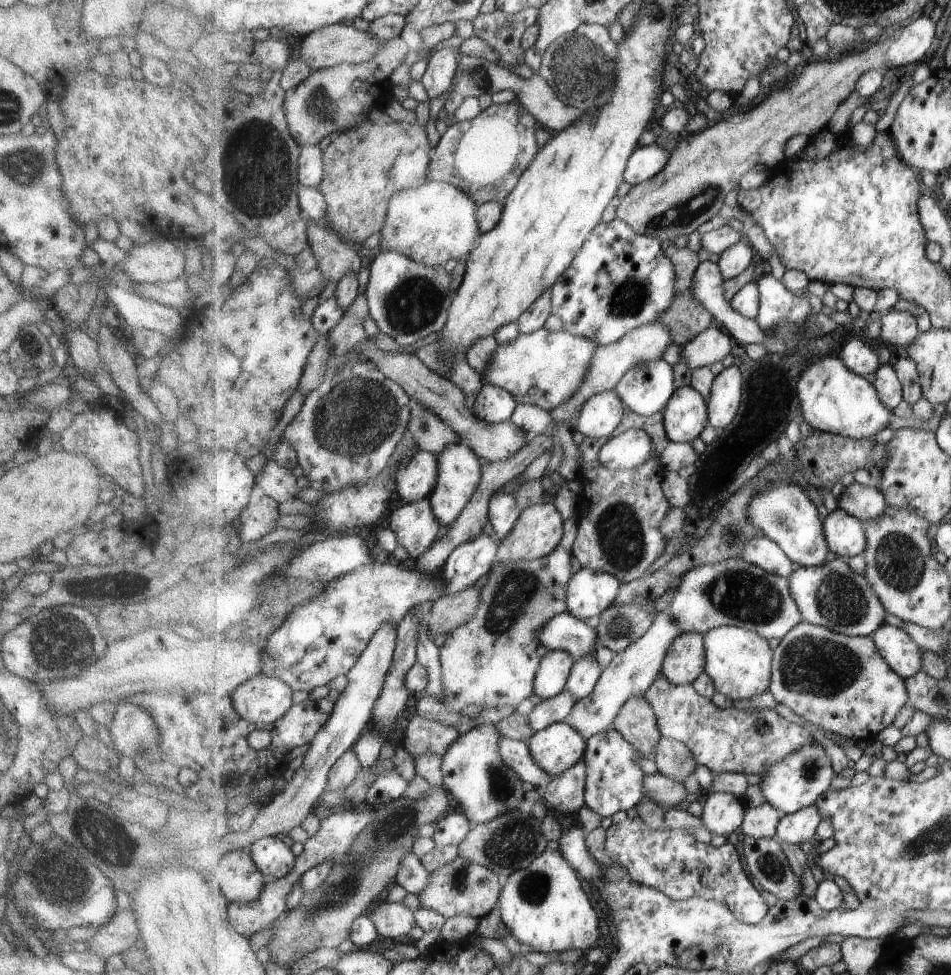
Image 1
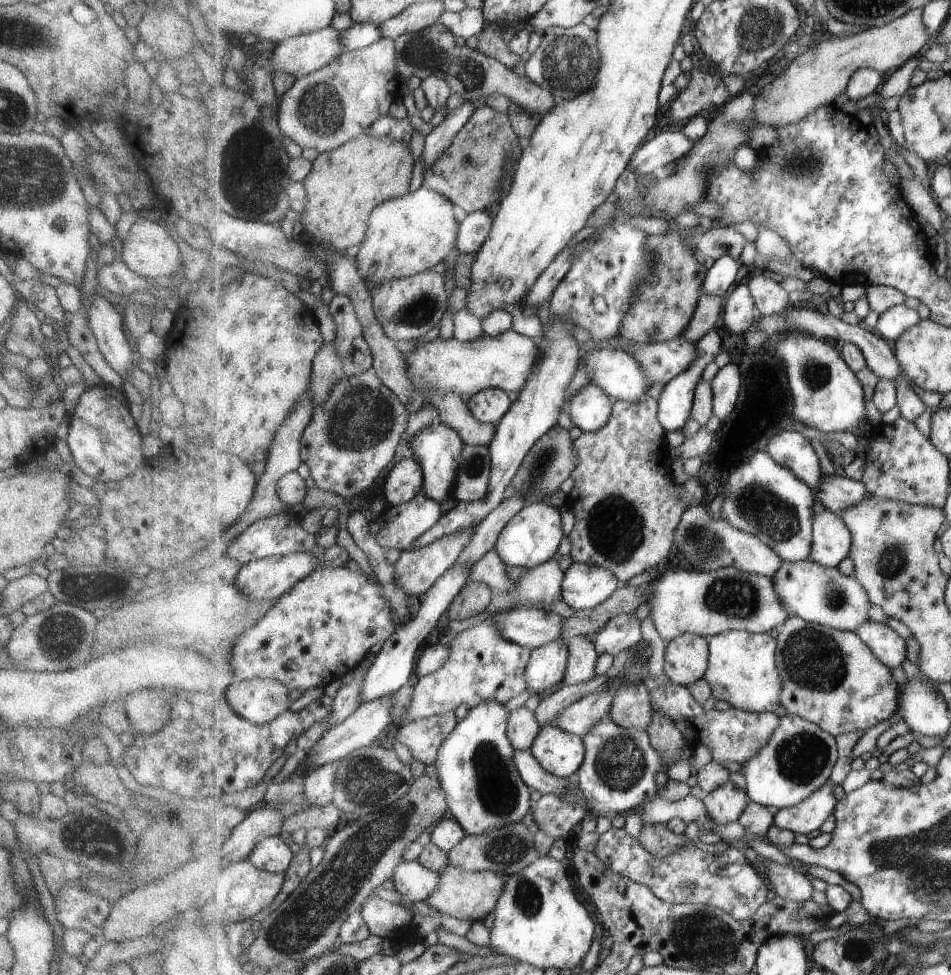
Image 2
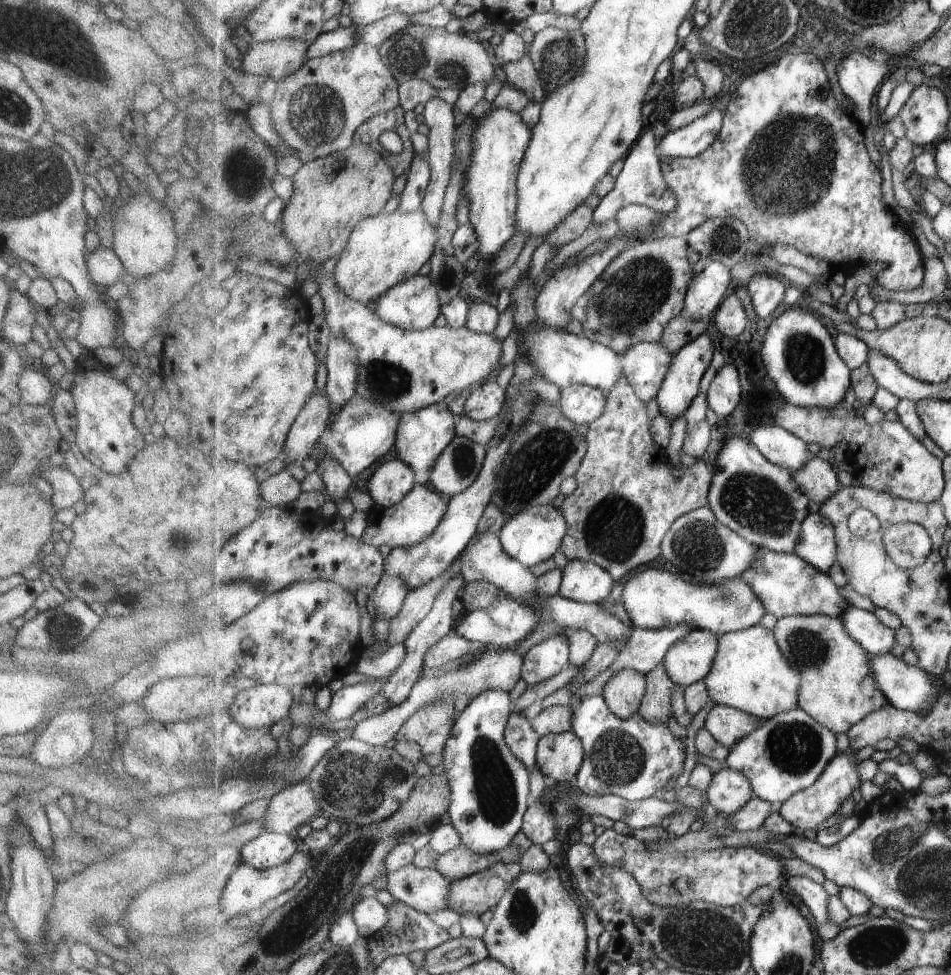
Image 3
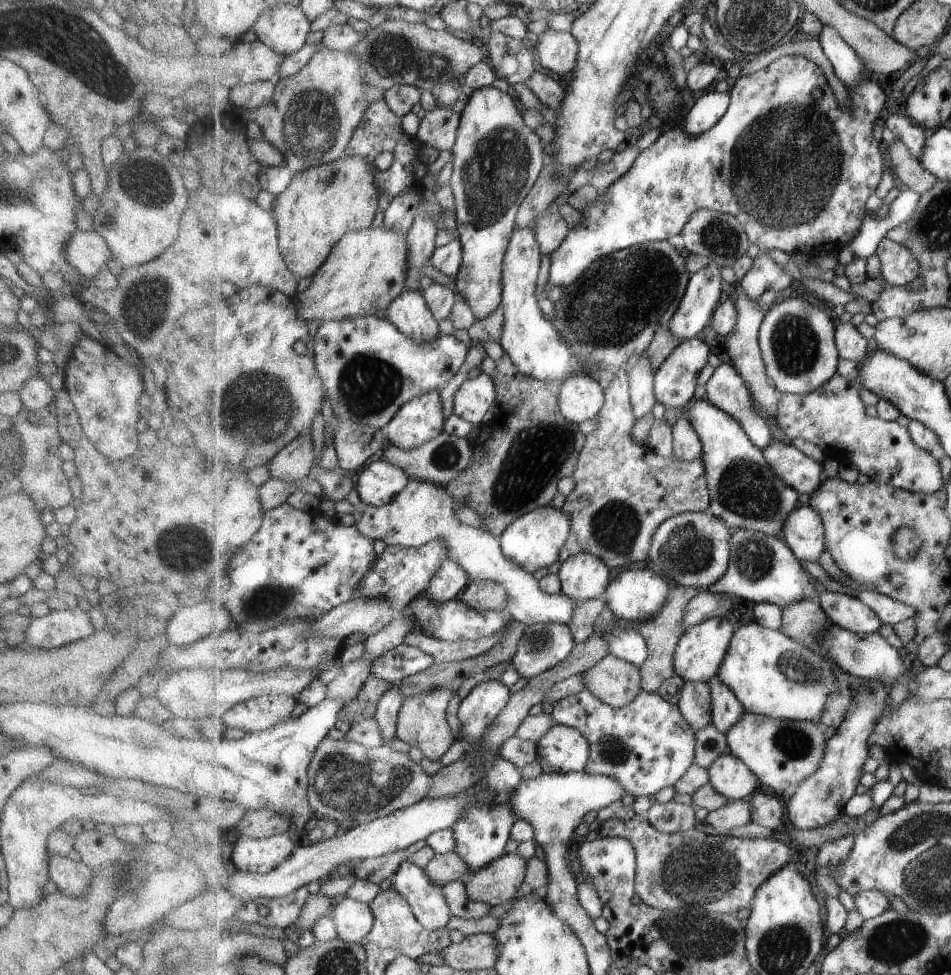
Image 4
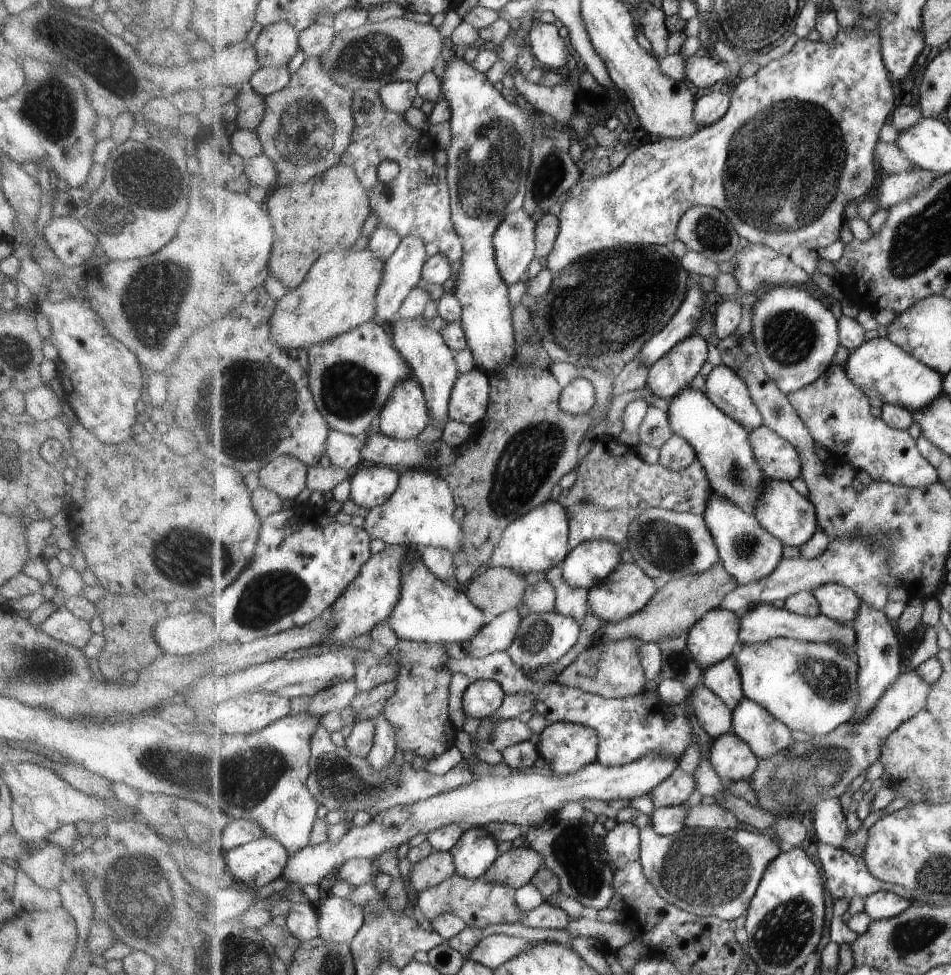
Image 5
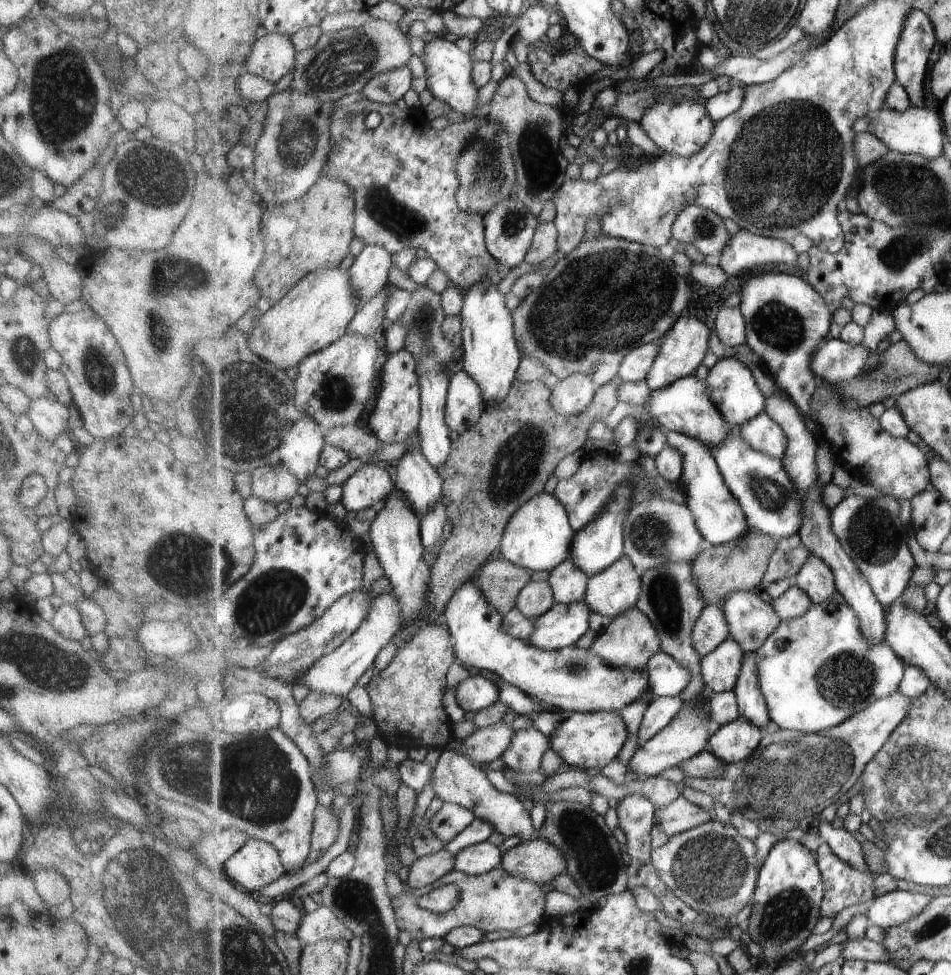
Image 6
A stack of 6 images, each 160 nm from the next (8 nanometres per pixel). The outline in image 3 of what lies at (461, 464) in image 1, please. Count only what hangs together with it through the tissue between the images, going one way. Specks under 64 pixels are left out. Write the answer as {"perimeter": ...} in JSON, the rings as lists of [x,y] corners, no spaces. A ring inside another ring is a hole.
{"perimeter":[[[441,401],[417,412],[403,415],[396,440],[396,453],[402,461],[408,463],[416,471],[417,485],[430,485],[430,474],[437,459],[444,454],[446,446],[457,436],[454,412],[447,401]]]}

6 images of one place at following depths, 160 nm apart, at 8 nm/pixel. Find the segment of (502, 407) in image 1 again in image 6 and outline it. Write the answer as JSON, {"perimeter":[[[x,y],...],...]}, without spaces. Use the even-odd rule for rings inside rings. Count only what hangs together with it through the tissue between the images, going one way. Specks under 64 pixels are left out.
{"perimeter":[[[461,368],[451,376],[449,390],[445,420],[450,430],[461,434],[480,421],[486,402],[477,381]]]}

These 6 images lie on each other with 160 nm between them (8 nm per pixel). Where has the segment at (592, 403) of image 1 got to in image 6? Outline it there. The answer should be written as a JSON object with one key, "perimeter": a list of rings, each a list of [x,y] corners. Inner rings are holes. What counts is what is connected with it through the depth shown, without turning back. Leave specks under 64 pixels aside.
{"perimeter":[[[573,373],[552,388],[551,404],[562,415],[581,414],[596,396],[593,390],[595,380],[585,373]]]}

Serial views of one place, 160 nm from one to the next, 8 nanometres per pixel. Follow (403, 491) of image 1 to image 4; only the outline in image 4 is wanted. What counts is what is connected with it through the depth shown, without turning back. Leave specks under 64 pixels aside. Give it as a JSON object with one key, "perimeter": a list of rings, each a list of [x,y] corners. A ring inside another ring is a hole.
{"perimeter":[[[378,459],[360,474],[355,489],[363,503],[379,508],[393,502],[409,481],[411,478],[405,470]]]}

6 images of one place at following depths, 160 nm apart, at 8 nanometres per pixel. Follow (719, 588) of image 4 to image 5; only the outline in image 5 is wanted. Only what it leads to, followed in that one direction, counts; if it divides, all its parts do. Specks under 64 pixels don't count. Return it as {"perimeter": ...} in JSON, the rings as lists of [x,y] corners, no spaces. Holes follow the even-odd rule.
{"perimeter":[[[713,490],[710,494],[707,508],[702,515],[720,550],[722,563],[740,585],[769,576],[784,559],[785,545],[781,539],[765,530],[754,514],[747,512],[730,498],[724,497],[719,491]]]}

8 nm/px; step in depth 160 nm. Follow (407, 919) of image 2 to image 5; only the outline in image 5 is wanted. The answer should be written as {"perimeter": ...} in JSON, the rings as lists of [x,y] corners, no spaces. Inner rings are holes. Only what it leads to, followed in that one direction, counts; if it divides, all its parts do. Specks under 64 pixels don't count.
{"perimeter":[[[335,895],[326,898],[317,909],[319,937],[330,943],[350,944],[366,921],[358,906]]]}

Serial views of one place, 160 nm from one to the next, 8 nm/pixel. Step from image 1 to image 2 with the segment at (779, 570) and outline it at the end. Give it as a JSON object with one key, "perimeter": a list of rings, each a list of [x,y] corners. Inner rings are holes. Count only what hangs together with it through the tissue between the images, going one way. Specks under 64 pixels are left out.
{"perimeter":[[[704,503],[685,512],[675,533],[674,545],[687,560],[691,560],[693,568],[699,572],[735,567],[750,574],[774,578],[775,572],[779,572],[779,568],[785,564],[769,544],[762,542],[756,535],[738,530],[723,517],[715,518],[708,504]]]}

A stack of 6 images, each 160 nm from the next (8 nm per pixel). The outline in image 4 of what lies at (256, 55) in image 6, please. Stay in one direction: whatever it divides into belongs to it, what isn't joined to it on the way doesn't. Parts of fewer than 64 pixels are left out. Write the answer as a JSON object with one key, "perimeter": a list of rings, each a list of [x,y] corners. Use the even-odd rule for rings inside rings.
{"perimeter":[[[287,4],[269,7],[260,16],[254,31],[261,36],[263,44],[286,57],[307,44],[311,21],[300,6]]]}

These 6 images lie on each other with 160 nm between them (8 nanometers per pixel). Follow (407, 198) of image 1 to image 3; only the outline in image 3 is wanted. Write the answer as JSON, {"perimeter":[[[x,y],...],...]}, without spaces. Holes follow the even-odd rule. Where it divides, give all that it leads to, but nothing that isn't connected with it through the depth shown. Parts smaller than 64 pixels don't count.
{"perimeter":[[[422,206],[412,213],[382,212],[364,218],[353,229],[348,245],[340,254],[334,275],[337,286],[349,298],[365,305],[373,305],[403,281],[416,277],[425,262],[430,262],[439,238],[436,227],[423,212]]]}

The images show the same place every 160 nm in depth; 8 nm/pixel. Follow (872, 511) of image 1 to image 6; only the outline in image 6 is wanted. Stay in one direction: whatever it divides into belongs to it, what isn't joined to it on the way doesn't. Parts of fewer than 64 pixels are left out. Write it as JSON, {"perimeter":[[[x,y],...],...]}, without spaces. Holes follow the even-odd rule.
{"perimeter":[[[767,413],[760,414],[740,425],[744,439],[756,449],[784,459],[788,449],[788,438],[785,431]]]}

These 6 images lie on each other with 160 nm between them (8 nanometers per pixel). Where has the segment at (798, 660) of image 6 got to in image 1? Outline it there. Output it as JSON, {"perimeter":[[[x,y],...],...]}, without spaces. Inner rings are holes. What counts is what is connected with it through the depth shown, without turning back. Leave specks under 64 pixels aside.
{"perimeter":[[[721,626],[704,635],[708,654],[706,674],[713,680],[717,693],[734,700],[745,700],[770,690],[774,651],[761,634],[735,626]]]}

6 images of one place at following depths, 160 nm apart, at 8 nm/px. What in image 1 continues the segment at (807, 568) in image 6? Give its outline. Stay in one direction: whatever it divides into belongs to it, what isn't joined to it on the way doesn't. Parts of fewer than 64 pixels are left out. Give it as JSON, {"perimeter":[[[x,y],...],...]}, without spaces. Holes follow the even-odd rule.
{"perimeter":[[[885,624],[871,634],[870,638],[875,640],[879,654],[901,678],[909,680],[911,676],[923,672],[925,650],[902,628]]]}

